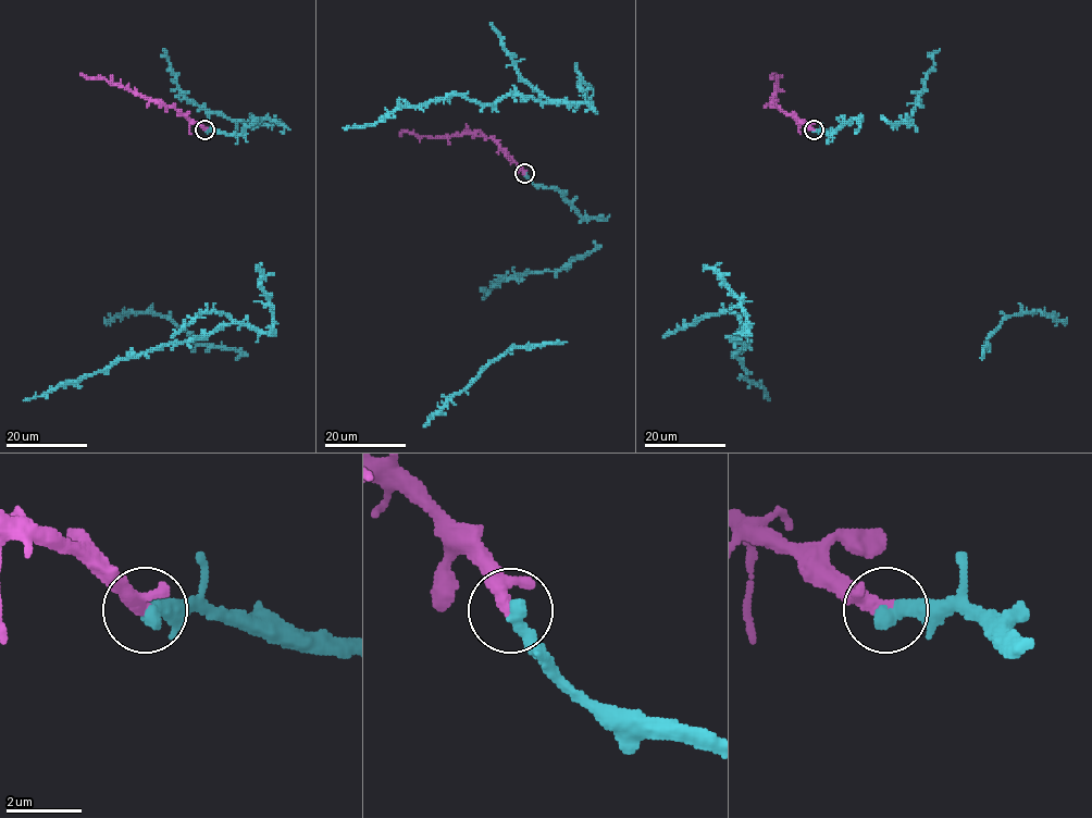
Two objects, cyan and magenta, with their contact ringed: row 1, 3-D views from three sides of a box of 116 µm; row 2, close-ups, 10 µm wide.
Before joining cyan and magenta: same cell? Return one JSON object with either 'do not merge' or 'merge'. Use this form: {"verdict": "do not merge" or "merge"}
{"verdict": "merge"}

